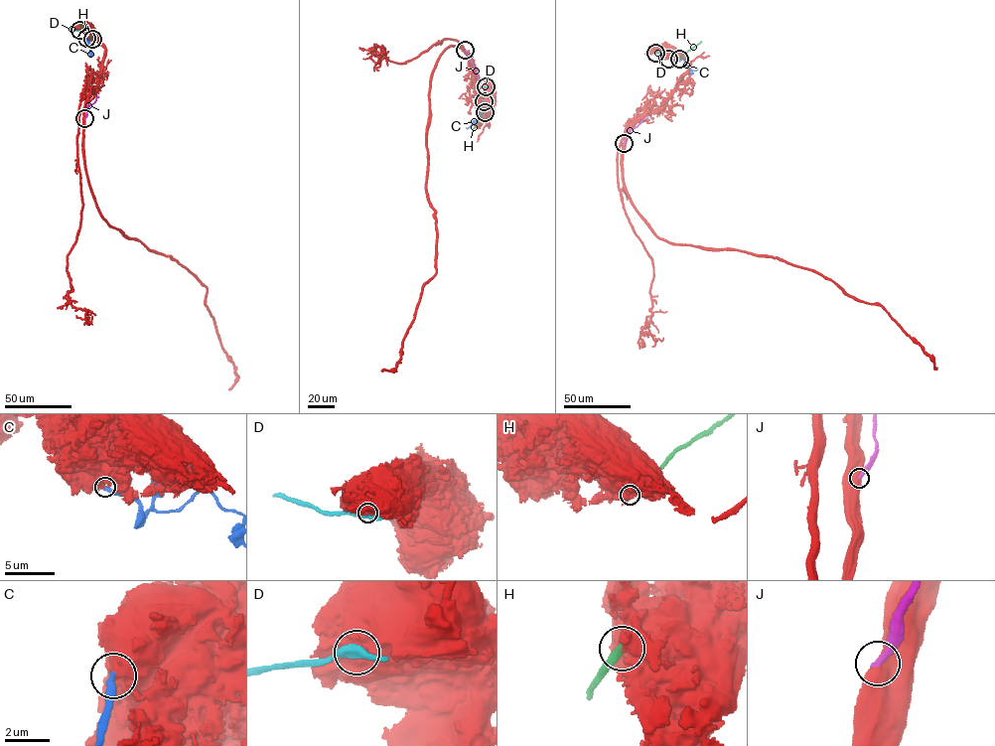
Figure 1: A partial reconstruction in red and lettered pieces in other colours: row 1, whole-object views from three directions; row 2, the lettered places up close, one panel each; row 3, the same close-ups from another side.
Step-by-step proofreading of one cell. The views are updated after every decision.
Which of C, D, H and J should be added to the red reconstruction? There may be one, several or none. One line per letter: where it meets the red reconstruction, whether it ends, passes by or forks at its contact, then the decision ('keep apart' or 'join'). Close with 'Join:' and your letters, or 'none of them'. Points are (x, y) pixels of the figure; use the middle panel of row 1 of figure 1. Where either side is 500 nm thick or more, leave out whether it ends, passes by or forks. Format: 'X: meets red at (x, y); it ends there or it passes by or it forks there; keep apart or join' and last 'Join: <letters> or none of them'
C: meets red at (484, 101); keep apart
D: meets red at (486, 86); keep apart
H: meets red at (485, 112); keep apart
J: meets red at (465, 50); join
Join: J

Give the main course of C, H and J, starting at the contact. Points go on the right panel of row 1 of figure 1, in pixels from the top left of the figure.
C: (669, 58), (673, 63), (682, 59), (691, 71), (700, 69)
H: (679, 59), (701, 41)
J: (624, 144), (628, 132), (647, 117)

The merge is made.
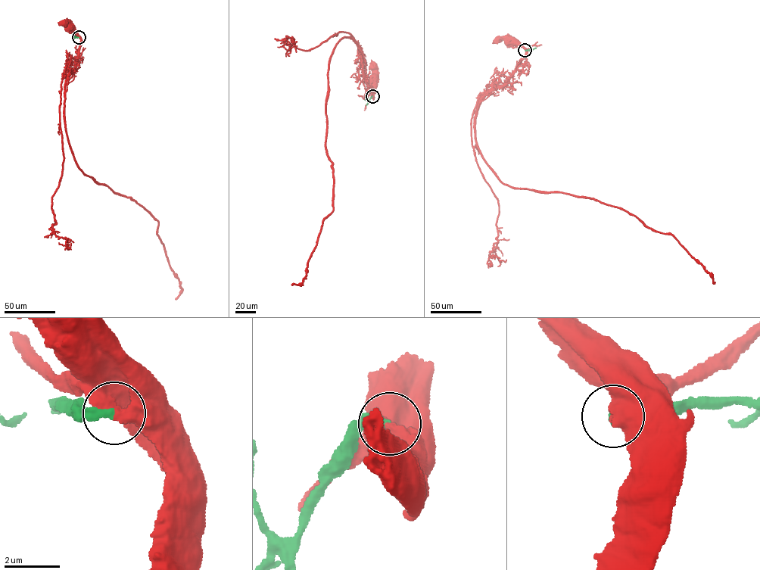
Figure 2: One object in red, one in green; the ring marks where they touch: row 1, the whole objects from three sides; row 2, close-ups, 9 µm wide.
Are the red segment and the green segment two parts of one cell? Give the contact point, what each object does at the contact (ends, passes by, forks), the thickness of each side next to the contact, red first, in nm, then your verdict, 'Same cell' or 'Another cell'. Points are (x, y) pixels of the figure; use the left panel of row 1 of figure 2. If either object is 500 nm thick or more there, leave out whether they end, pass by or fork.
Place: (79, 37). Thickness 700 nm (red) against 280 nm. Same cell

